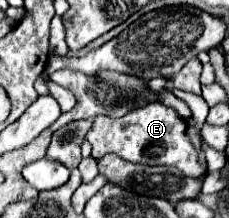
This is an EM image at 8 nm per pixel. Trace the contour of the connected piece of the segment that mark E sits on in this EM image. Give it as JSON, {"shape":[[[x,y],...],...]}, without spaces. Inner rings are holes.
{"shape":[[[151,102],[143,108],[137,108],[123,118],[111,120],[107,116],[97,116],[93,128],[87,134],[87,140],[93,148],[93,158],[99,160],[105,154],[117,154],[129,162],[149,164],[149,166],[175,166],[185,176],[199,178],[205,168],[199,164],[197,150],[187,136],[187,122],[177,116],[177,112],[161,102]]]}

